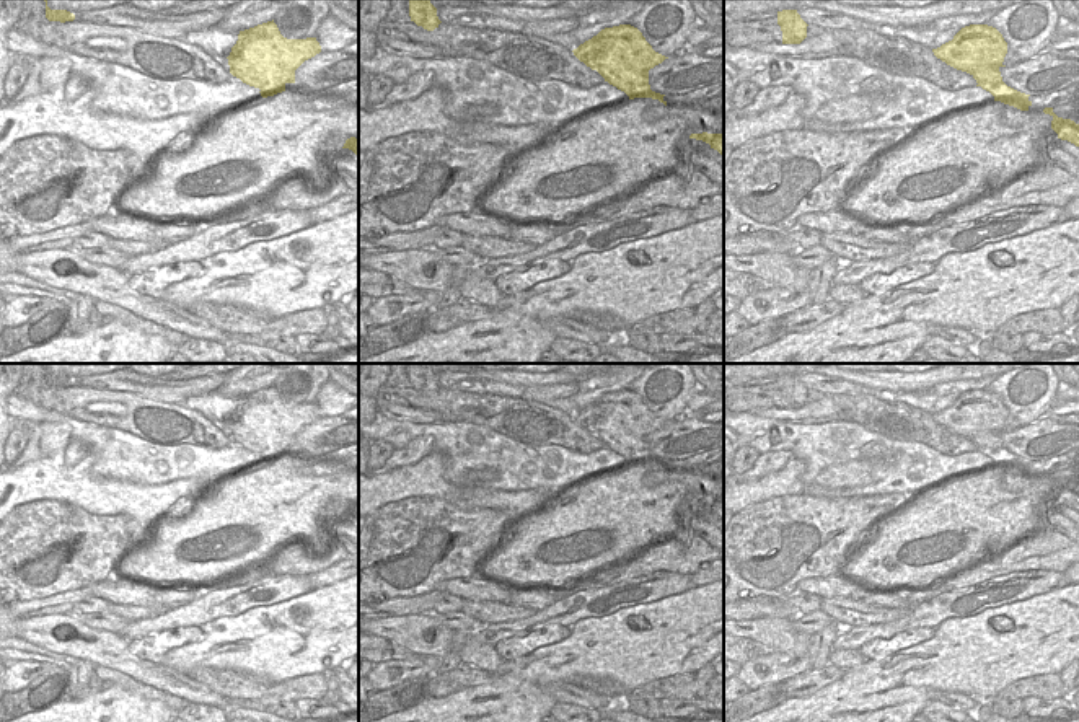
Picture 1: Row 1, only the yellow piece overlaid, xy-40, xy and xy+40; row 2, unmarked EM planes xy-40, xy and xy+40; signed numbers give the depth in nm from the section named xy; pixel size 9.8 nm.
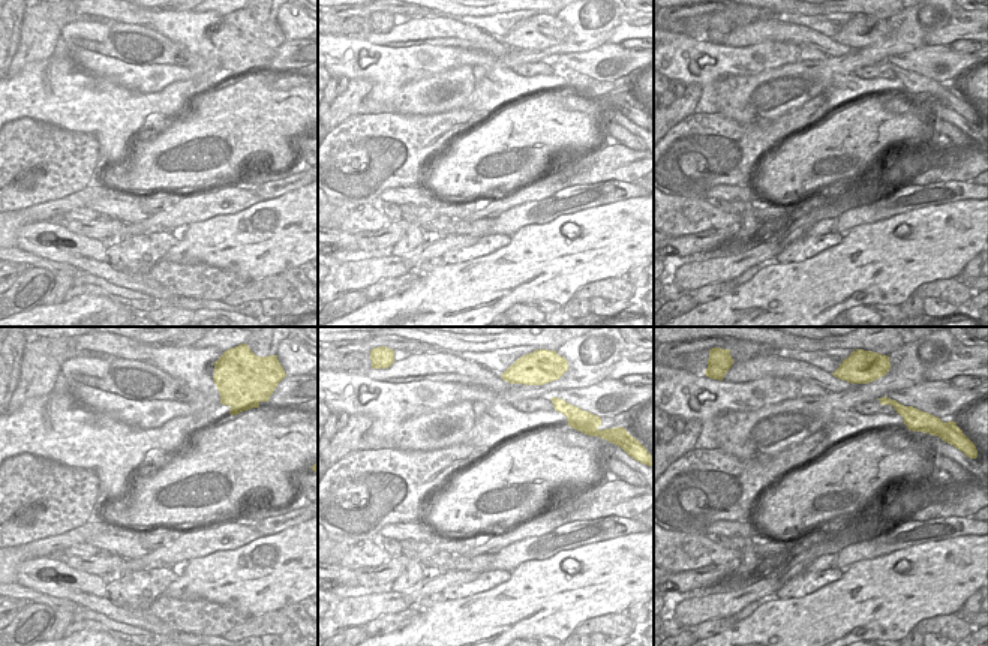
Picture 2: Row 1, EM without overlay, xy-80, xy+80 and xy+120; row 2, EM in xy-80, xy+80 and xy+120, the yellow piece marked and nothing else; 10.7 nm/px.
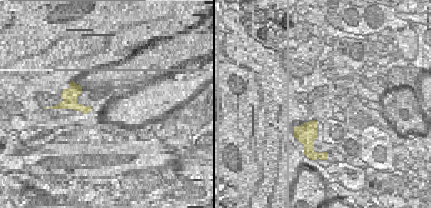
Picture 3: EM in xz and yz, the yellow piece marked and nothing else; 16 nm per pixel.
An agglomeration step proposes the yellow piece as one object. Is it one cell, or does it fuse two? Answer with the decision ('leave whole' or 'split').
split

